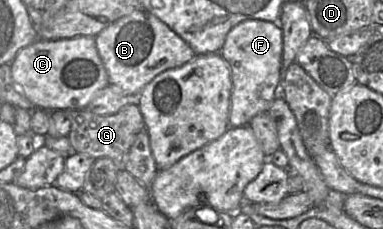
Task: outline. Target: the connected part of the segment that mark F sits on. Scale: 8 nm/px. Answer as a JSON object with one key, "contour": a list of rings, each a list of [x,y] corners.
{"contour":[[[251,19],[228,33],[221,49],[222,57],[230,66],[233,89],[229,115],[230,127],[248,125],[258,114],[268,112],[276,99],[276,87],[282,79],[283,32],[279,24]]]}

